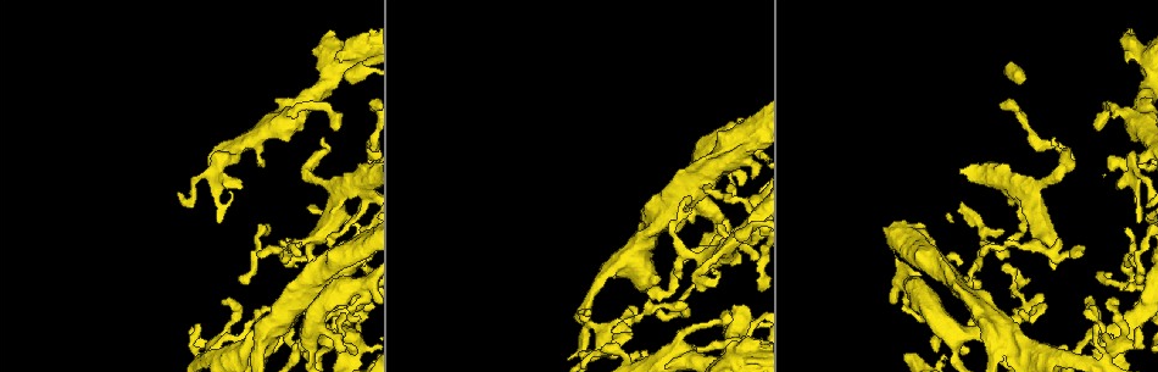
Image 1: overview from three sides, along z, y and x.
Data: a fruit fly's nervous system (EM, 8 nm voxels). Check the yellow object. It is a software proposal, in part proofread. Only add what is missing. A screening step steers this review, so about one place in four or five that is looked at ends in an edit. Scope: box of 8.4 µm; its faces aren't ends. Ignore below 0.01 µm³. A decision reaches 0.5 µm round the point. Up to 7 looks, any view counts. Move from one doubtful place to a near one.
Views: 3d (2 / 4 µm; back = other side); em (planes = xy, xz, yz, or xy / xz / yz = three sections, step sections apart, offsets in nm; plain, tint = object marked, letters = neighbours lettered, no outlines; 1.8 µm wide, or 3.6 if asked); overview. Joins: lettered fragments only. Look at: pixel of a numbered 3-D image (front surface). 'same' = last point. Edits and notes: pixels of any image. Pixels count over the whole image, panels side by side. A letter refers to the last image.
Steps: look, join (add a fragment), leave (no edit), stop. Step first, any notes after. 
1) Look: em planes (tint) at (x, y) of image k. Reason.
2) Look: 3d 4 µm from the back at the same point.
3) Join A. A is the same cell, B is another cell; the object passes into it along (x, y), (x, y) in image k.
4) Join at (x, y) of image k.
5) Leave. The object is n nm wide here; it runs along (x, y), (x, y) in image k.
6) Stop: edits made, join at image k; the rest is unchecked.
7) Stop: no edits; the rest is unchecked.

Look: em planes (letters) at (648, 295) of image 1. Branch stops here.

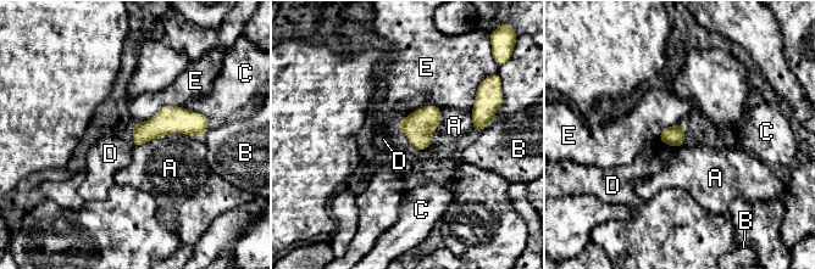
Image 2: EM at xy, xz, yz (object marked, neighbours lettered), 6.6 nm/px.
Leave. The object is 130 nm wide here; A, B, C, D and E are other cells; a border runs along (187, 134), (162, 134), (133, 146) in image 2; no lettered fragment goes on from it.

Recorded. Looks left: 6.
Look: em planes (letters) at (1128, 270) of image 1. Thin arm on a thick one.

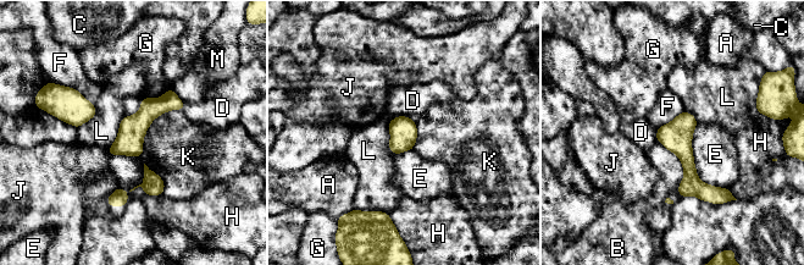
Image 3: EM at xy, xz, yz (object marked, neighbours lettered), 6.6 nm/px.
Leave. The longest contact is with E, 480 nm; A, B, C, D, E, F, G, H, J, K, L and M are other cells; it runs along (683, 115), (691, 178), (715, 199) in image 3; none of them fits.

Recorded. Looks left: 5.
Look: em planes (letters) at (310, 288) of image 1.

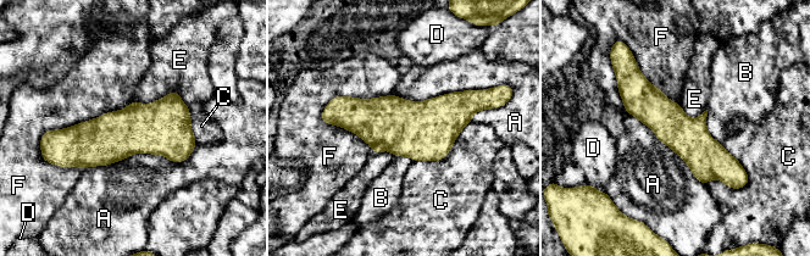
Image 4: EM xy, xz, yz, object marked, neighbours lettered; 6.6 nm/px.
Leave. The longest contact is with A, 800 nm; A, B, C, D, E and F are other cells; a border runs along (134, 101), (175, 90), (189, 111) in image 4; no lettered fragment goes on from it.

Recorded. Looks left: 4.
Stop: no edits; the rest is unchecked.

